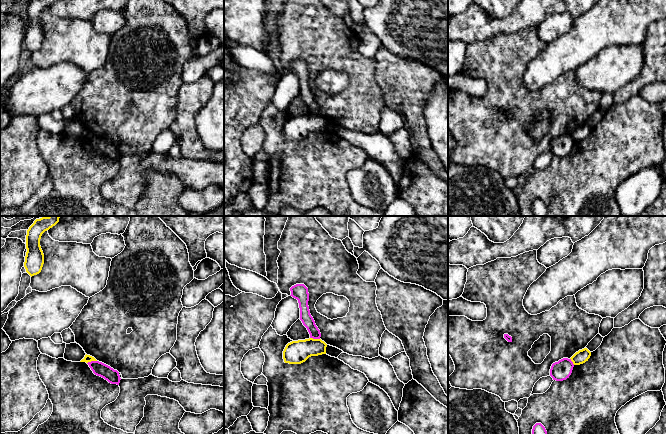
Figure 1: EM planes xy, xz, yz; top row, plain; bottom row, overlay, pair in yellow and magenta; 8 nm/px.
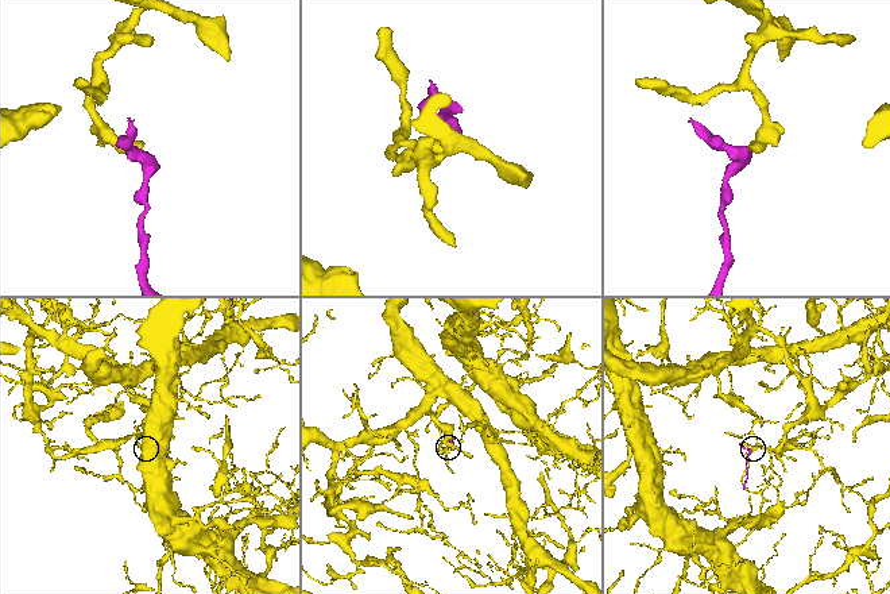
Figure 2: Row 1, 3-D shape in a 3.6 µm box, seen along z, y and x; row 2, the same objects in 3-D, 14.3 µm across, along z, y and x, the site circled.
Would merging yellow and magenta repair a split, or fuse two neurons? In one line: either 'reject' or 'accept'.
reject

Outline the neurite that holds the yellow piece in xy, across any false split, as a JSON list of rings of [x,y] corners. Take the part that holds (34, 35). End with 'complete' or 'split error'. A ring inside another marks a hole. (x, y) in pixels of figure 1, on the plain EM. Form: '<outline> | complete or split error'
[[[32,0],[26,11],[26,32],[24,43],[32,53],[41,48],[44,40],[44,30],[40,22],[42,10],[56,0]]] | complete

